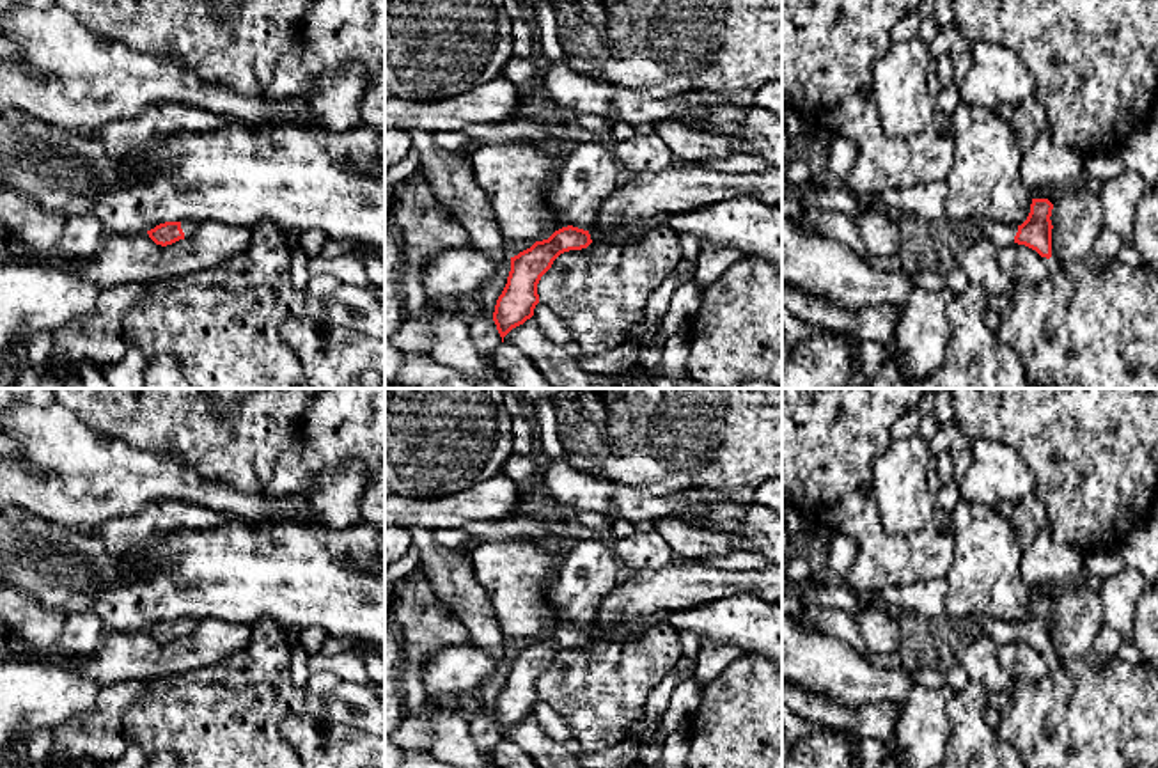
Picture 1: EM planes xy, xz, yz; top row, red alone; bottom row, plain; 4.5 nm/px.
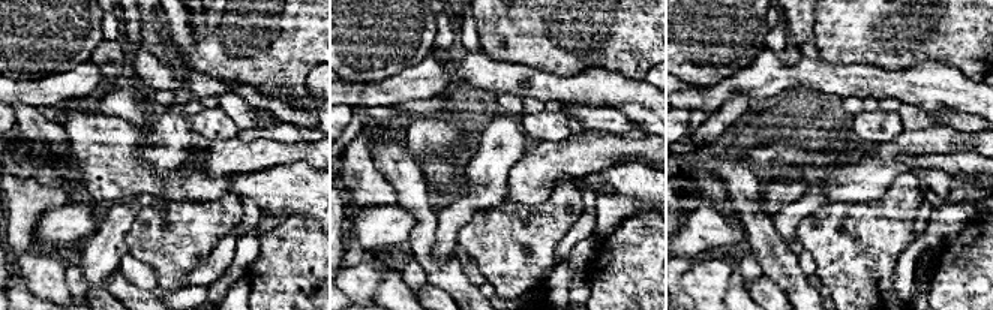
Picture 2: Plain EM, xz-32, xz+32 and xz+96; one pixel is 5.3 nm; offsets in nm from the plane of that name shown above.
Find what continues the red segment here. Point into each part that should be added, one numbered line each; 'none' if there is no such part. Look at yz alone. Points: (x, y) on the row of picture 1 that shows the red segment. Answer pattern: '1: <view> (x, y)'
1: yz (1002, 235)

